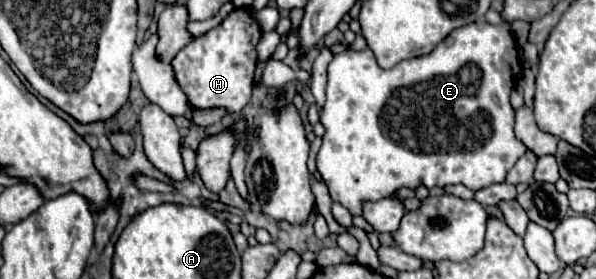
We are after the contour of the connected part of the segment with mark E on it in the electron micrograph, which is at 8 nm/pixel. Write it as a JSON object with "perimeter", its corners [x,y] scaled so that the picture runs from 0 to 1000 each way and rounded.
{"perimeter":[[[797,75],[797,82],[777,90],[770,104],[760,104],[720,197],[673,219],[656,247],[639,247],[633,233],[633,219],[629,219],[629,197],[626,197],[622,176],[596,183],[582,154],[562,154],[552,176],[559,190],[559,211],[549,233],[549,362],[545,362],[545,384],[539,398],[539,441],[545,448],[545,484],[542,484],[542,520],[539,520],[535,556],[532,556],[532,613],[539,620],[542,649],[549,656],[555,713],[569,720],[576,742],[582,742],[589,771],[606,771],[606,728],[612,713],[633,720],[633,713],[643,713],[643,706],[659,706],[659,692],[669,670],[696,677],[703,663],[713,663],[716,677],[723,677],[730,663],[733,670],[750,670],[750,663],[777,656],[787,677],[800,685],[807,670],[817,670],[820,656],[841,656],[841,649],[847,649],[847,627],[864,591],[864,577],[874,556],[881,556],[884,527],[861,477],[864,398],[861,398],[861,384],[854,369],[854,333],[857,333],[871,262],[874,262],[871,183],[867,183],[867,154],[864,154],[864,133],[861,133],[861,111],[857,111],[854,82],[820,90],[814,75]]]}

